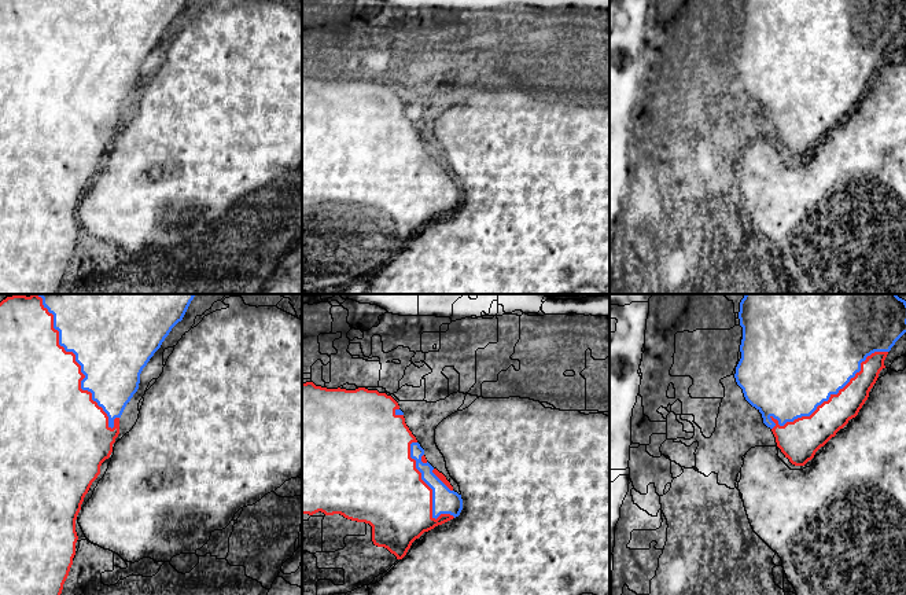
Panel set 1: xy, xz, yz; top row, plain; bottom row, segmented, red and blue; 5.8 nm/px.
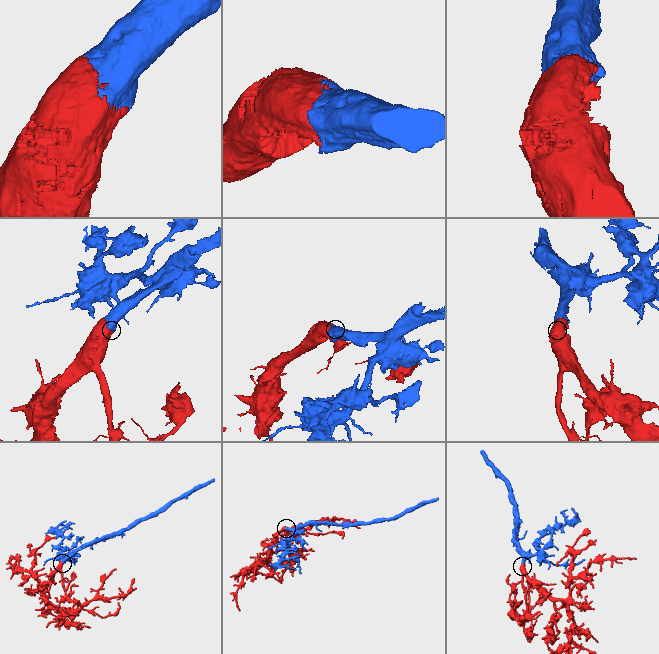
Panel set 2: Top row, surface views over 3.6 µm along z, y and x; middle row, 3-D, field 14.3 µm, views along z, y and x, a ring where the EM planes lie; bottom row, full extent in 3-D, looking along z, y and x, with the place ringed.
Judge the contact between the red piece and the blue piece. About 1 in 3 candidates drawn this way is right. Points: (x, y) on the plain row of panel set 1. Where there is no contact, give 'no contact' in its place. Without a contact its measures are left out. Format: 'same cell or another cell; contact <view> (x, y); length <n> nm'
same cell; contact xy (80, 61); length 800 nm

